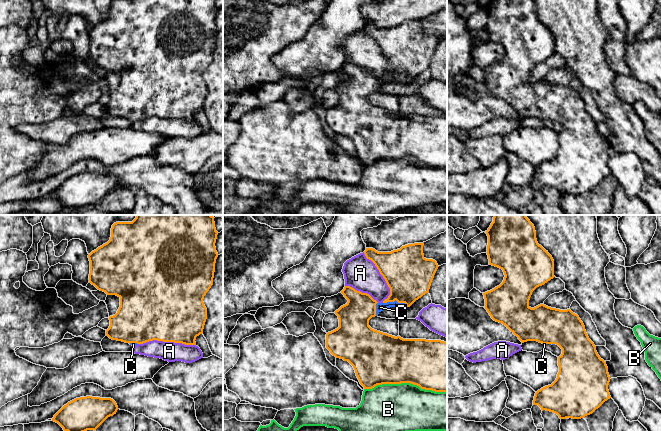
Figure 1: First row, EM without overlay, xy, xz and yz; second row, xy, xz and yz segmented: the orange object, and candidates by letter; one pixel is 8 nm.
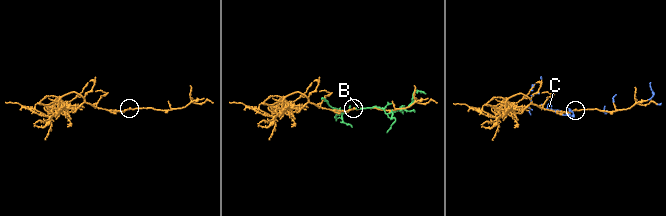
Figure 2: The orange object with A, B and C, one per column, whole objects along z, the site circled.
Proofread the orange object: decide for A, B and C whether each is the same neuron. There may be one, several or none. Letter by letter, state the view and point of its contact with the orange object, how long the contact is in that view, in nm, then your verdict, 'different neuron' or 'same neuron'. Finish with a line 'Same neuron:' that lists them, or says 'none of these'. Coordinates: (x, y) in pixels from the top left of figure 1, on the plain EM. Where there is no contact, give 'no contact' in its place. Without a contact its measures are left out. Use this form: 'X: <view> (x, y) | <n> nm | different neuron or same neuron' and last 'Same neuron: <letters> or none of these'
A: xy (167, 117) | 460 nm | different neuron
B: xz (405, 158) | 650 nm | different neuron
C: xz (395, 75) | 200 nm | same neuron
Same neuron: C

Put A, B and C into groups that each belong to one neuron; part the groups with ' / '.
A / B / C

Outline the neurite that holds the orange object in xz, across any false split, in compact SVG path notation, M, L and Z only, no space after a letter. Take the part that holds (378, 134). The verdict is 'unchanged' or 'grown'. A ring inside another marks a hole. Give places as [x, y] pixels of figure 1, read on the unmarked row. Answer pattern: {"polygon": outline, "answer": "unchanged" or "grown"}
{"polygon": "M423 19L402 22L391 28L366 24L364 30L371 36L390 64L390 71L378 79L369 70L345 62L341 69L348 78L335 87L339 103L326 110L326 124L336 134L348 137L364 165L382 160L410 159L421 165L447 168L447 118L441 116L403 115L372 105L369 96L390 83L407 84L429 65L438 45L433 35L426 35Z", "answer": "grown"}

